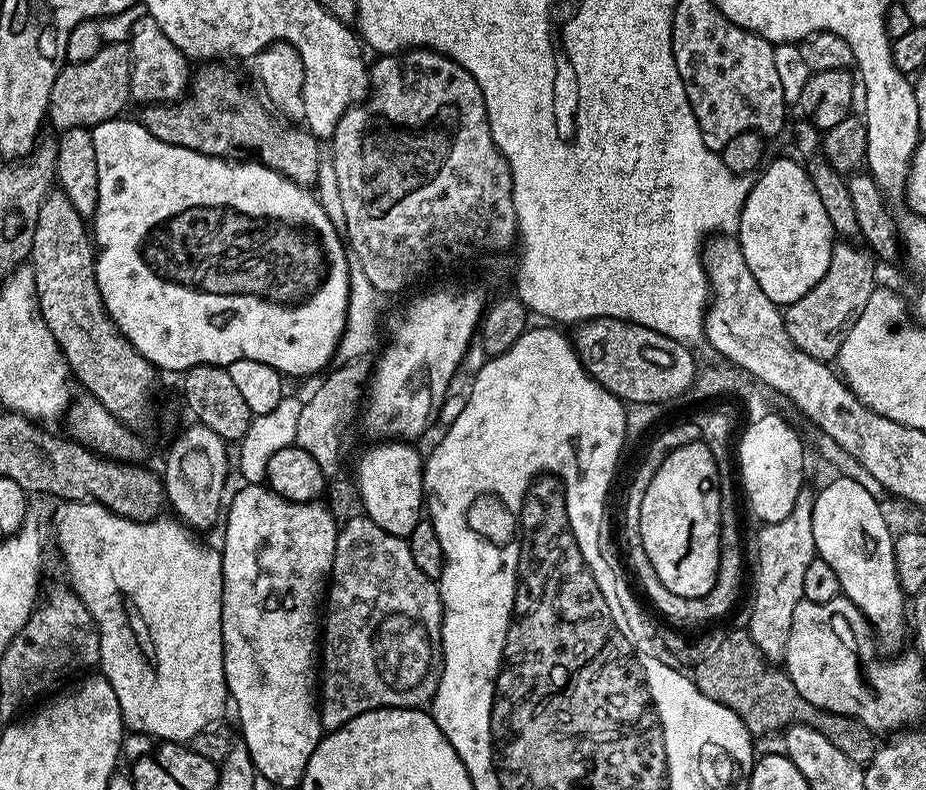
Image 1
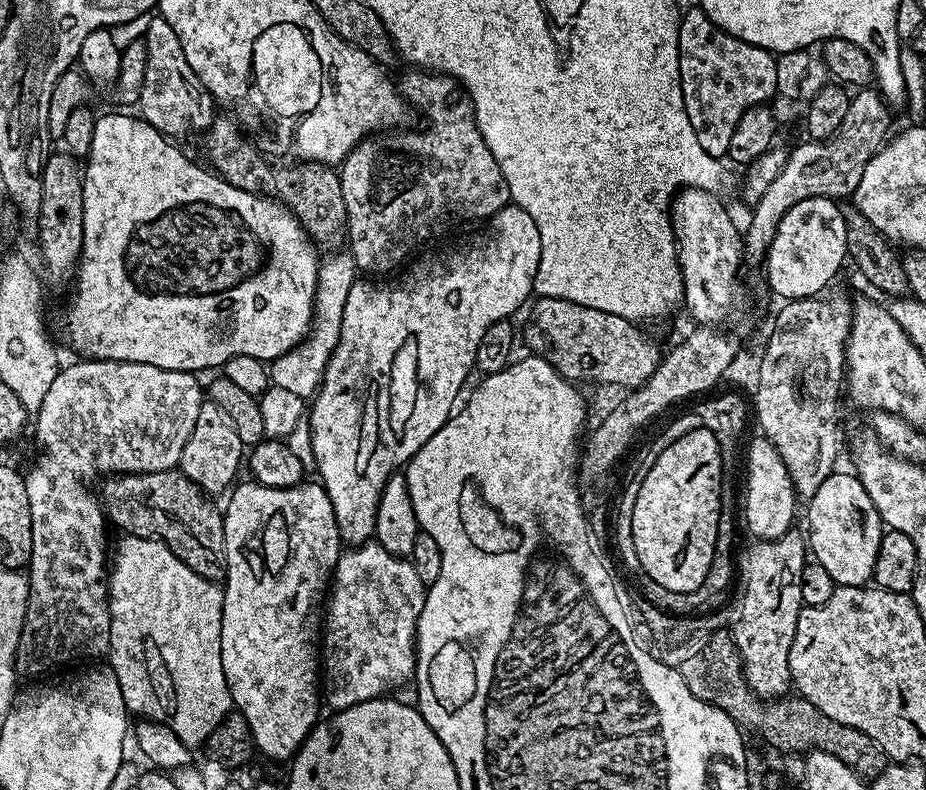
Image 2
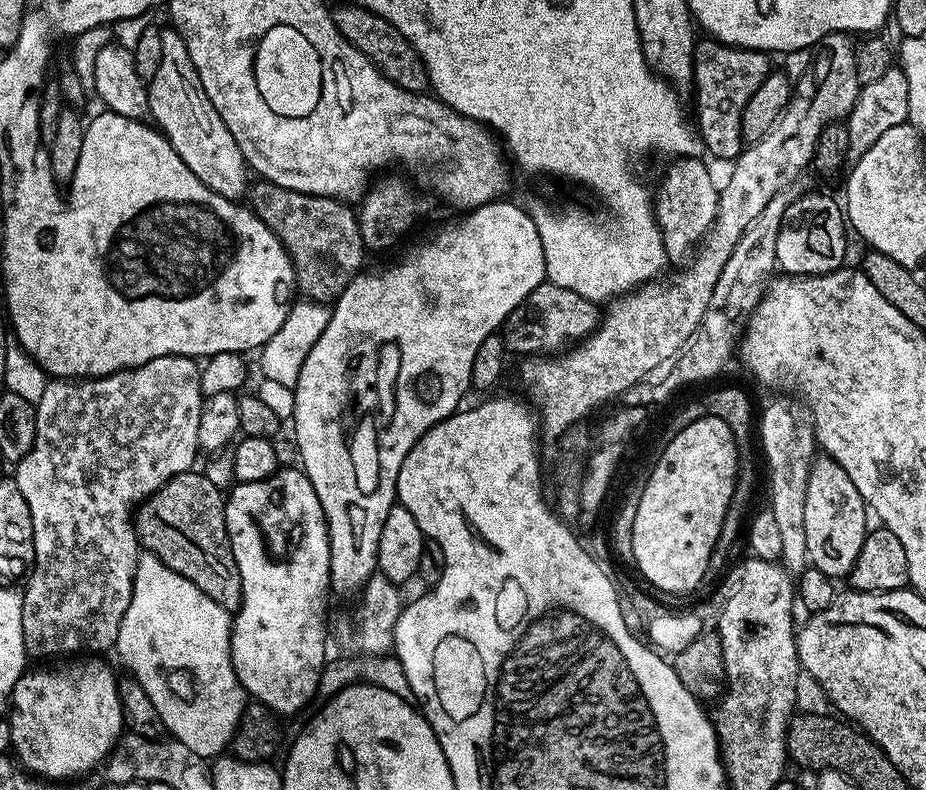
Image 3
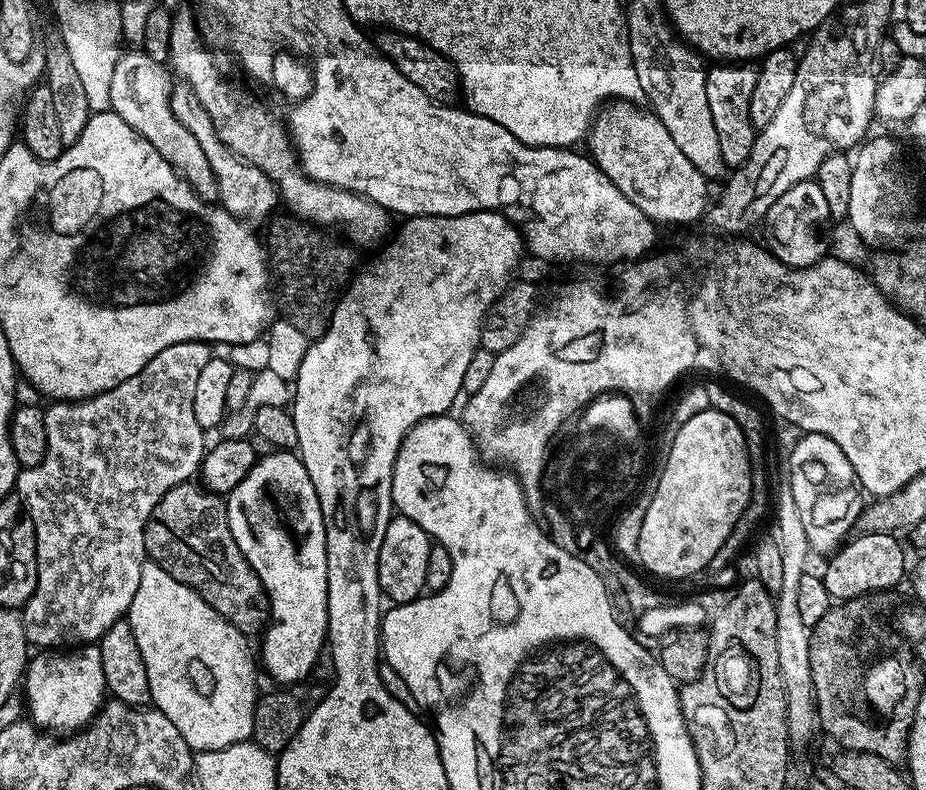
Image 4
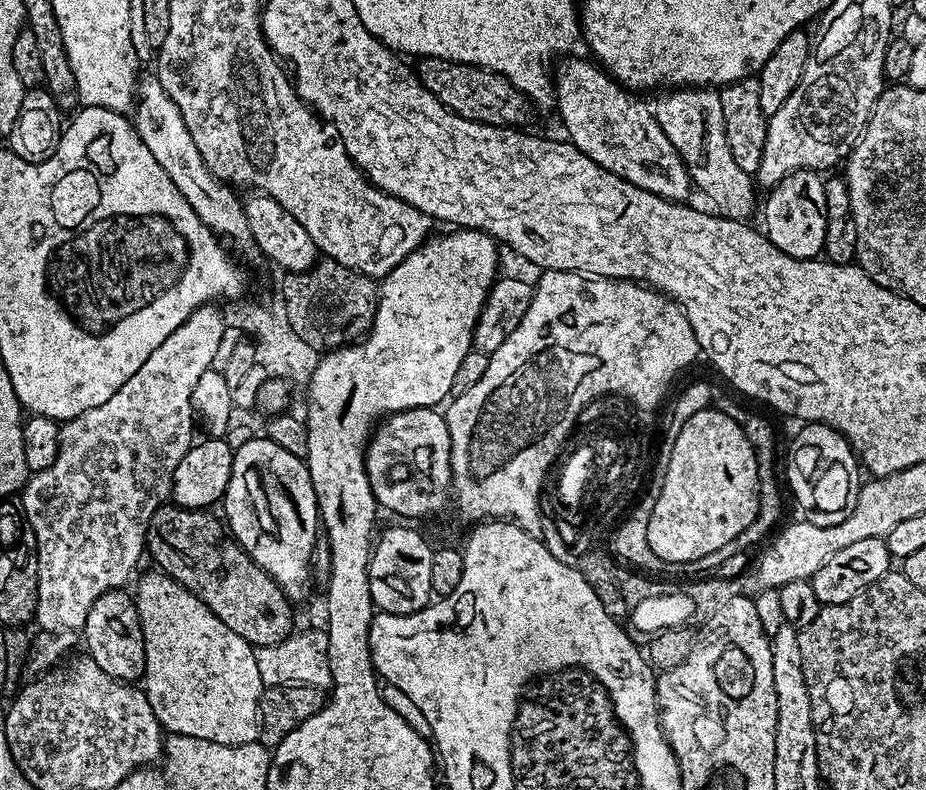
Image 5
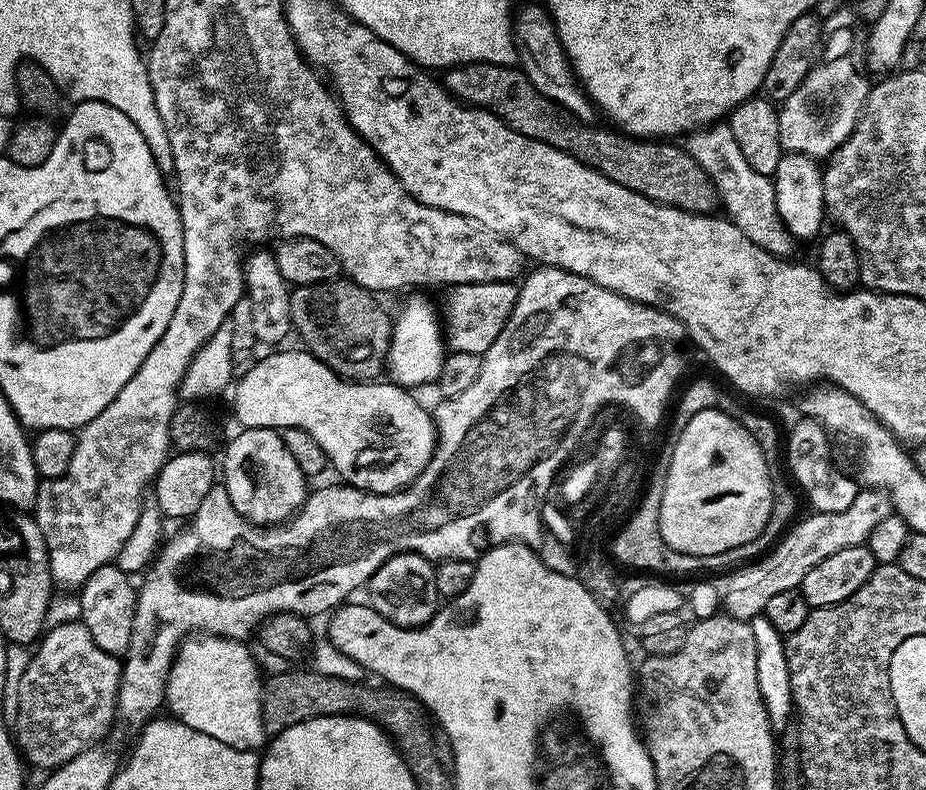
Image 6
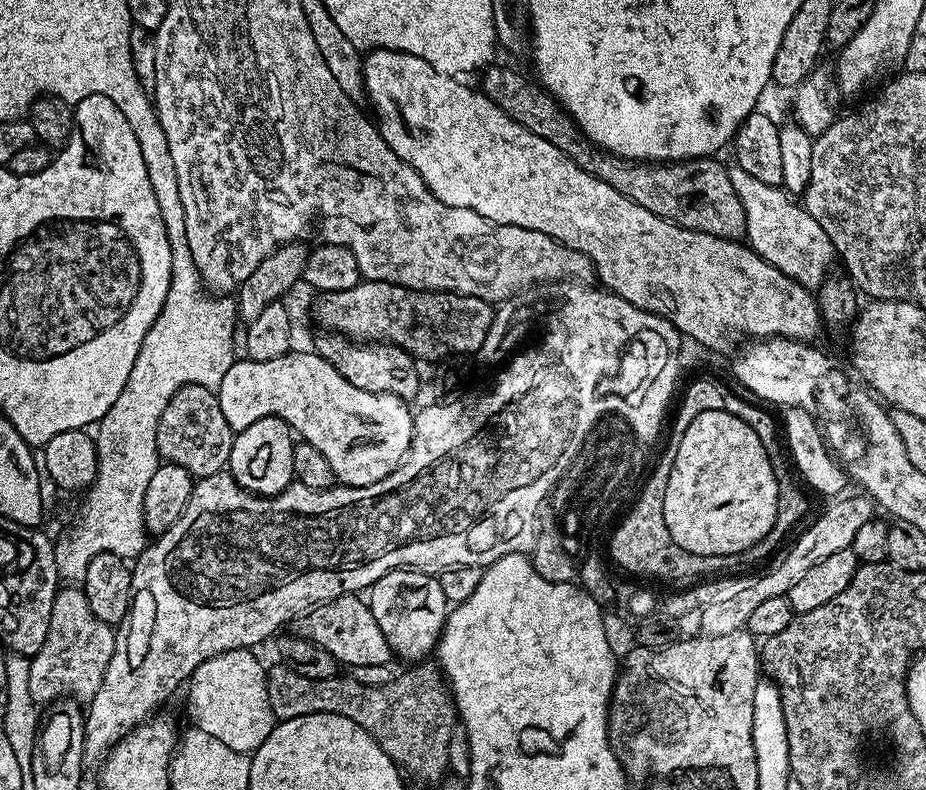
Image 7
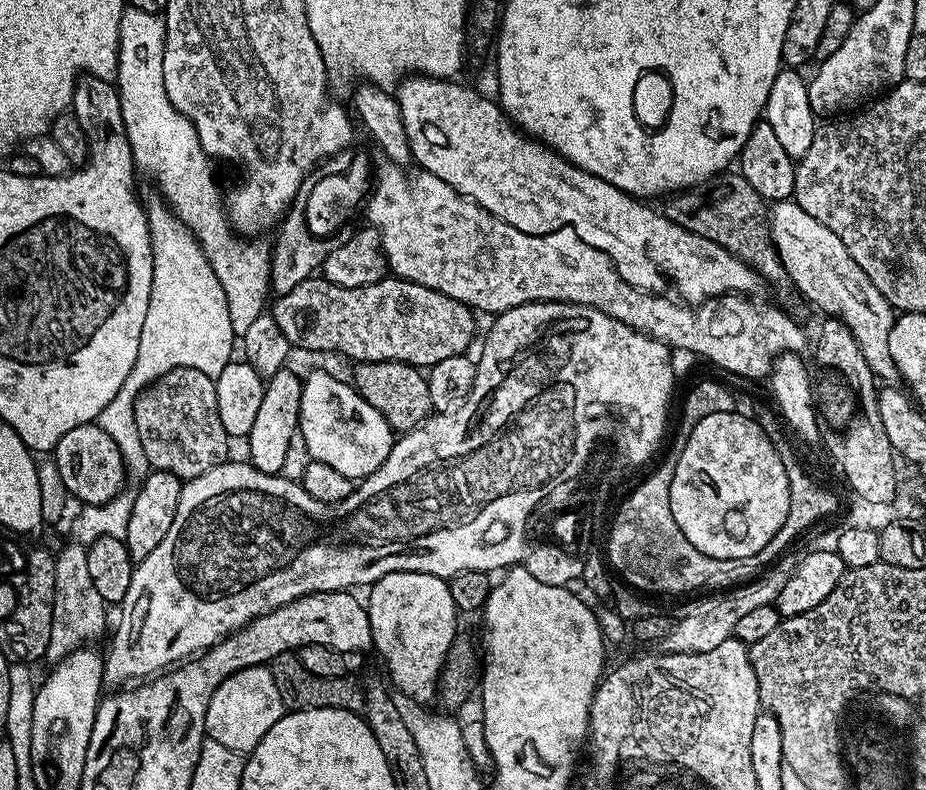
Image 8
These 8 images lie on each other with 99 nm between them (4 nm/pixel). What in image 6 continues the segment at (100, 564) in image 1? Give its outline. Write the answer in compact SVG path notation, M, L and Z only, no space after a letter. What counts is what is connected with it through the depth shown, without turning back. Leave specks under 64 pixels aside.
M211 634L185 639L168 672L166 708L179 723L210 734L210 738L218 738L226 746L256 750L265 743L262 672L249 645L239 640L225 640L223 636Z

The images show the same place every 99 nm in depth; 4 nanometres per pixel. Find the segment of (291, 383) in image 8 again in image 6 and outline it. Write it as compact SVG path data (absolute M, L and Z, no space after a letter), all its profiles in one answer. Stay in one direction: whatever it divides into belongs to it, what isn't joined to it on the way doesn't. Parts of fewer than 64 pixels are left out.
M246 428L237 433L224 452L224 468L222 464L222 486L227 490L234 510L238 510L238 514L245 516L252 524L261 526L283 524L304 502L306 477L302 470L298 470L298 462L294 462L290 450L286 450L284 437L277 429Z

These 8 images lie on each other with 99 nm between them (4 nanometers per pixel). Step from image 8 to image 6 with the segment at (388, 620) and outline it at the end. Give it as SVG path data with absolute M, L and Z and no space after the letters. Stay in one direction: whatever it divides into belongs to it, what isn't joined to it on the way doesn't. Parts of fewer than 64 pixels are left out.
M399 552L391 556L368 580L366 585L367 603L371 604L382 618L403 628L421 628L436 612L436 570L433 561L417 552Z

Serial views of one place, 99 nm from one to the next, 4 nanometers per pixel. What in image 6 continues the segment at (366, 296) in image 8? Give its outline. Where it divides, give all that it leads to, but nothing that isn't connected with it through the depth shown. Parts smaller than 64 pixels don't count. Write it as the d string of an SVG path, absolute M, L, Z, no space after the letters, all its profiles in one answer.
M506 280L451 285L444 300L444 312L442 308L442 335L447 347L454 352L483 357L494 346L494 338L502 334L502 326L506 326L516 305L517 291L517 285Z

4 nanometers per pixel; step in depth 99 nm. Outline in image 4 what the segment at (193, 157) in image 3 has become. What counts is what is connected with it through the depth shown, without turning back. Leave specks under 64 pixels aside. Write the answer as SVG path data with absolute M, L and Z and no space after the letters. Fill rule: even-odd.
M180 82L172 90L172 109L174 118L194 134L198 140L198 146L202 146L202 154L206 154L206 162L210 162L210 170L214 172L216 185L218 186L218 204L224 208L234 218L238 218L242 223L249 226L256 224L267 225L269 223L268 215L275 210L278 205L278 193L273 185L272 179L258 166L248 164L240 156L236 156L231 150L223 144L214 130L214 122L210 122L210 114L198 102L194 90L187 84ZM268 220L268 221L267 221Z

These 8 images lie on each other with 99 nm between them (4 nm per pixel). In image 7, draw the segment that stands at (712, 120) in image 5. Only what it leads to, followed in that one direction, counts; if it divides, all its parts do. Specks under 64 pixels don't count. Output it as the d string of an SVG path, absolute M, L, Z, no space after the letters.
M739 166L728 168L730 182L734 182L734 190L742 202L742 210L746 210L746 240L752 249L770 266L782 270L794 282L809 290L819 289L821 282L829 275L832 260L837 259L836 248L830 242L826 230L810 218L810 214L799 203L796 204L791 195L783 187L766 186L766 182L758 182L754 174L746 174Z

